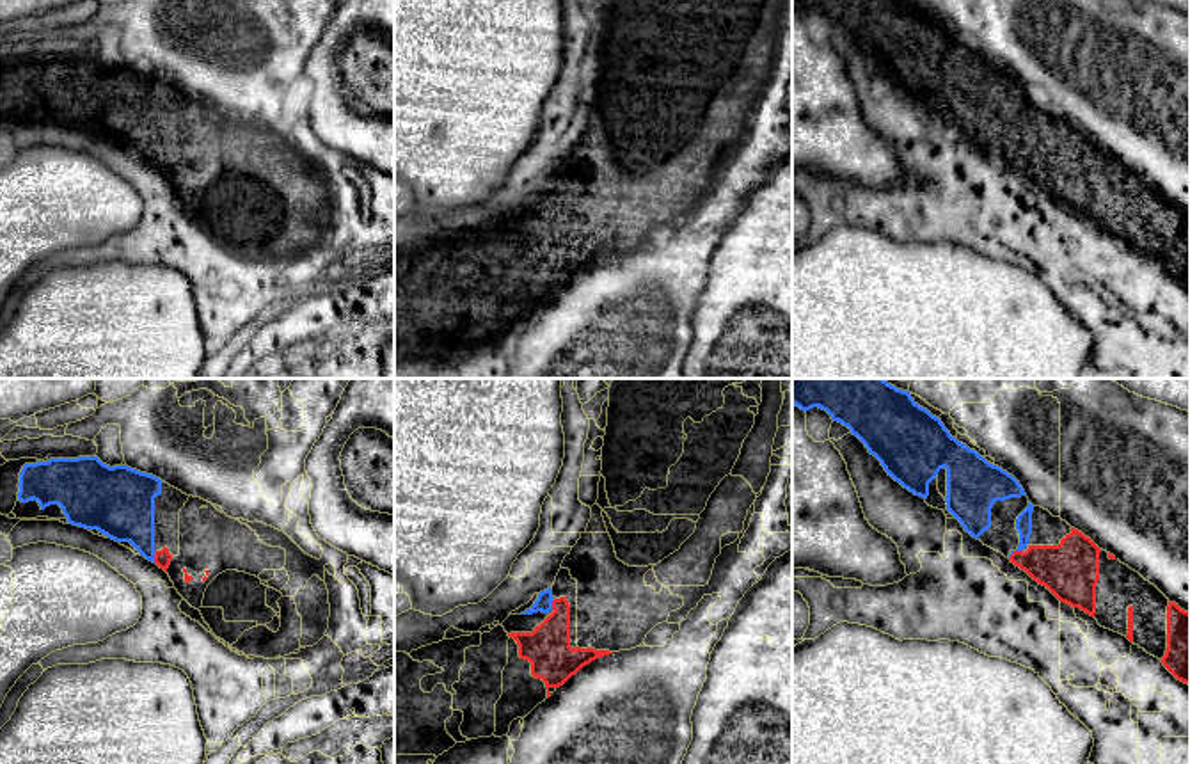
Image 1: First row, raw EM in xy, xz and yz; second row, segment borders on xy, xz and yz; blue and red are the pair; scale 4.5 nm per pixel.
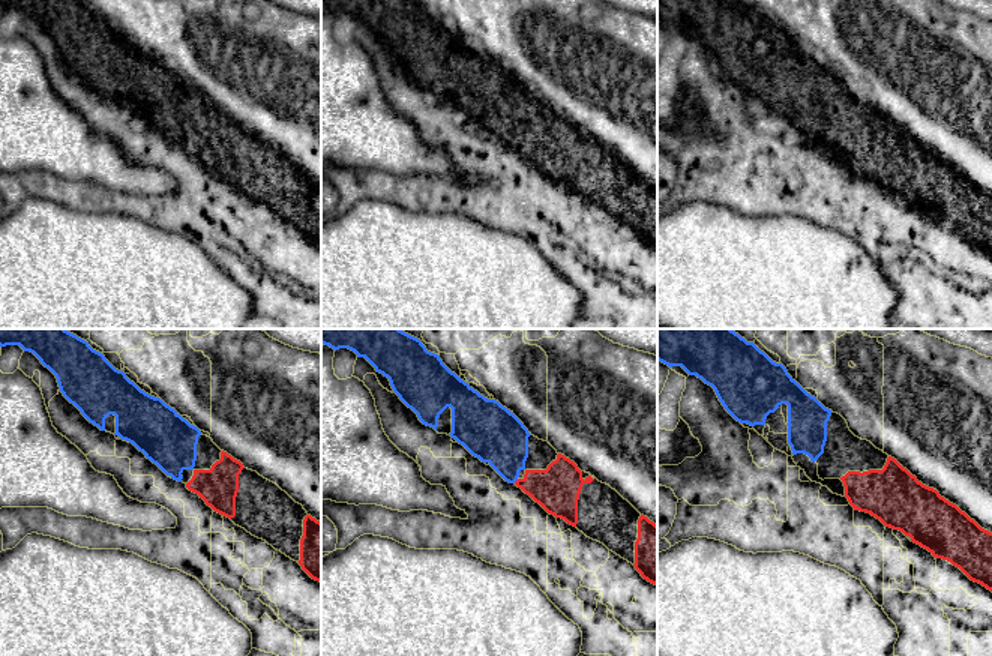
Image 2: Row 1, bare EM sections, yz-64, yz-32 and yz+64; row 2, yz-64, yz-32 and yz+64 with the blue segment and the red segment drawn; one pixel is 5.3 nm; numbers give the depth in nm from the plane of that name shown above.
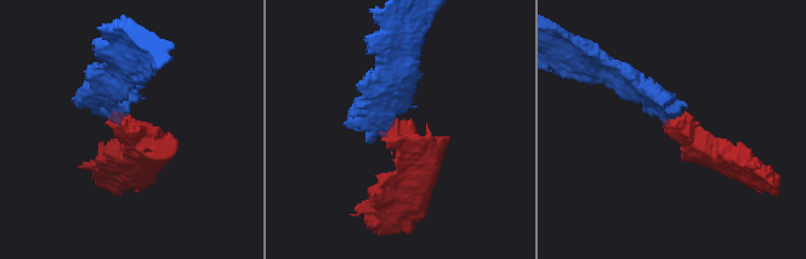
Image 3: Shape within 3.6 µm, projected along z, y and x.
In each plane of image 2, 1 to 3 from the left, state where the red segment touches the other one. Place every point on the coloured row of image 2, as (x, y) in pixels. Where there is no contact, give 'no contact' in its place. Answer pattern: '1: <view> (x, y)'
1: no contact
2: yz-32 (515, 481)
3: no contact

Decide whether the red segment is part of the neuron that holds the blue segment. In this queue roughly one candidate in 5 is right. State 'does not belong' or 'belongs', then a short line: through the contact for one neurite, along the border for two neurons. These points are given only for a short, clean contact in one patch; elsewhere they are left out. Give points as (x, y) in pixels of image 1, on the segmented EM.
belongs

